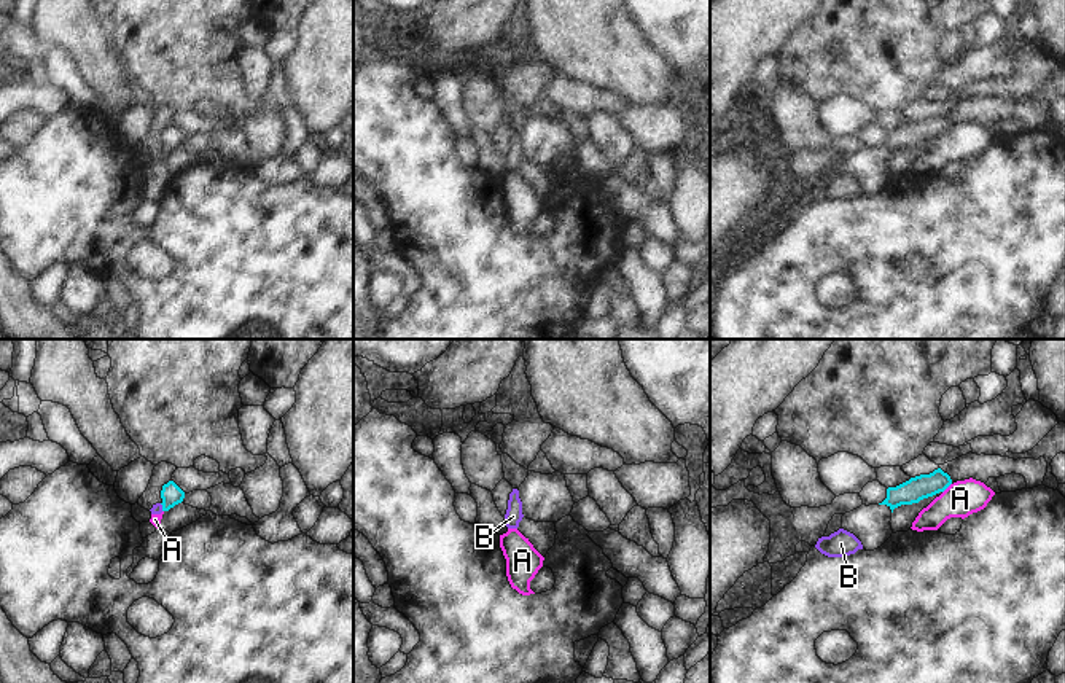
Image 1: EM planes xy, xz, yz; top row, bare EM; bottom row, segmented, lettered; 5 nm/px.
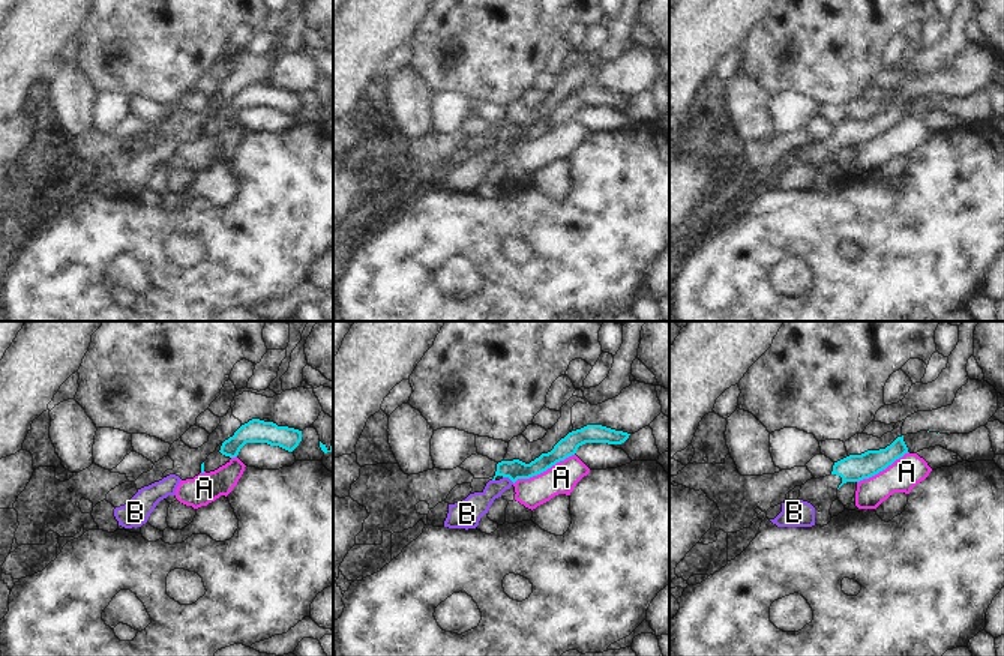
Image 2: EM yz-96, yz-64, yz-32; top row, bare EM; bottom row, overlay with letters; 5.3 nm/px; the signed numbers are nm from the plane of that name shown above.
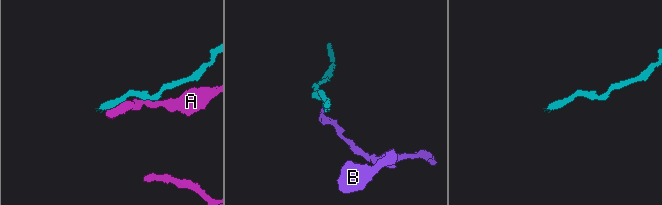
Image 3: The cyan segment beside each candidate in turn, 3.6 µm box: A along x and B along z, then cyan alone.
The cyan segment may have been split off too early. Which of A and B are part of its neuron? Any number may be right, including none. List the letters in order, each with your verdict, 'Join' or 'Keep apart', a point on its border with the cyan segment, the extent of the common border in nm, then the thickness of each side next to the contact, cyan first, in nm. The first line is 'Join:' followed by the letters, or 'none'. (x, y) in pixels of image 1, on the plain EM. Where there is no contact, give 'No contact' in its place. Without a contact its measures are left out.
Join: none
A: Keep apart. Touches cyan at yz (947, 129). Shared border 70 nm. Thickness 120 nm (cyan) against 180 nm
B: Keep apart. Touches cyan at xy (163, 150). Shared border 40 nm. Thickness 110 nm (cyan) against 50 nm

